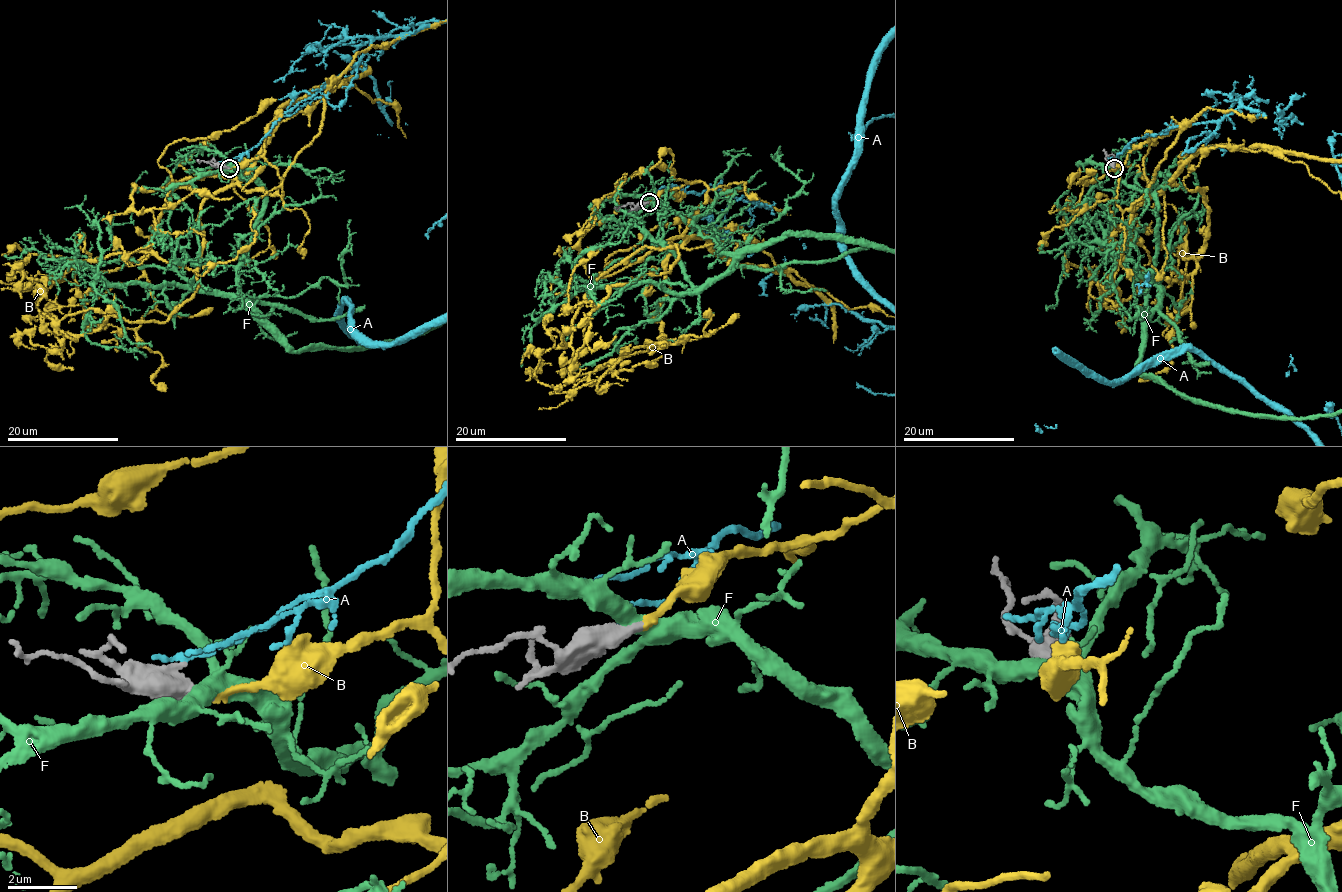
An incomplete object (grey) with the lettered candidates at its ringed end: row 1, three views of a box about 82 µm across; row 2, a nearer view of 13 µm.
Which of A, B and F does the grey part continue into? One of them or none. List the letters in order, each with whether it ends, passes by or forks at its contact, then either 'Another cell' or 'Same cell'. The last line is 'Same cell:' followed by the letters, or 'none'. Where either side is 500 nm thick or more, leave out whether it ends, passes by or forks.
A: It ends there. Another cell
B: It ends there. Same cell
F: Another cell
Same cell: B

